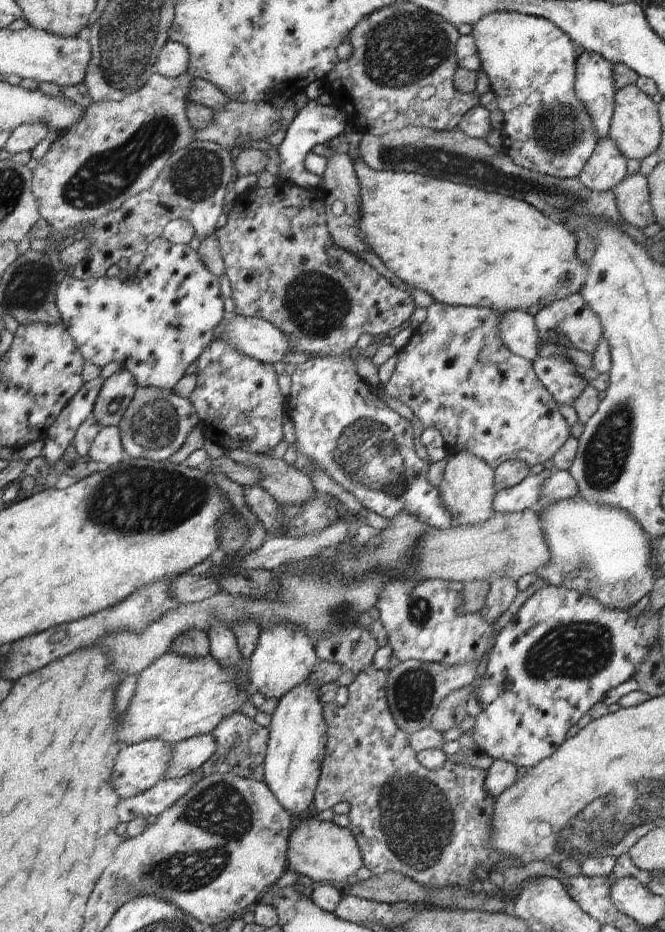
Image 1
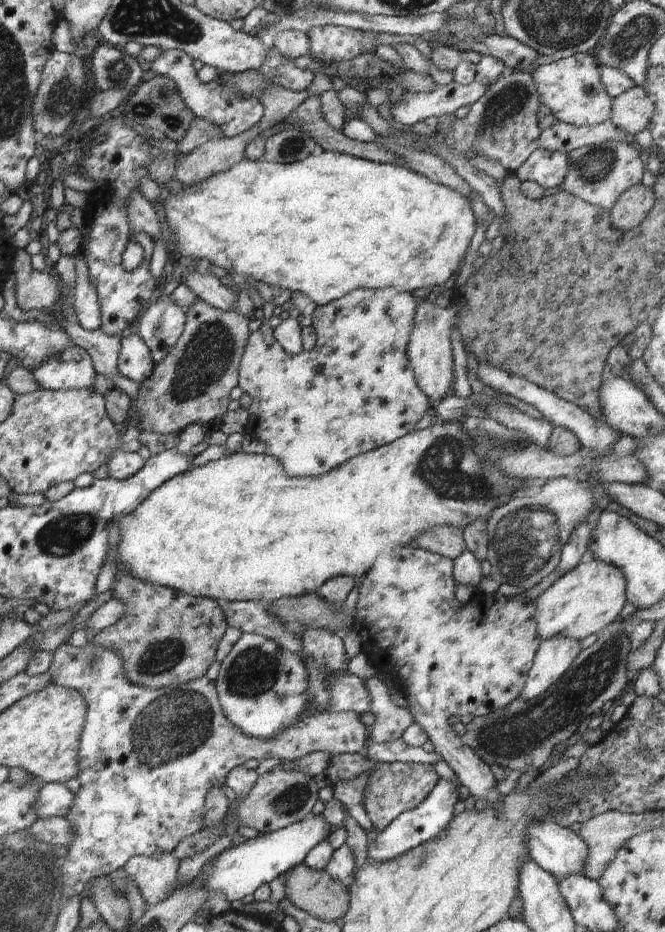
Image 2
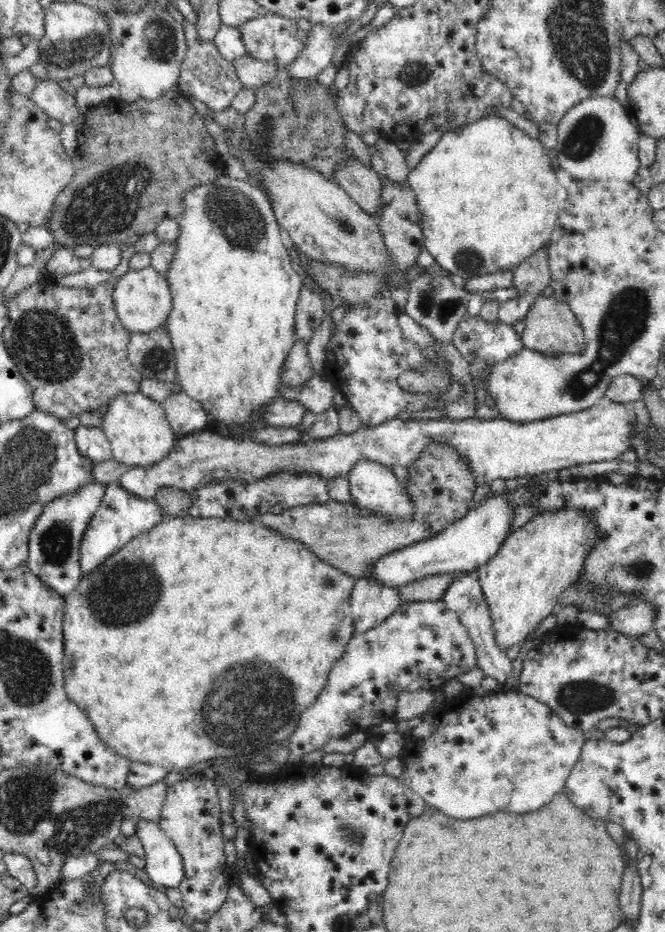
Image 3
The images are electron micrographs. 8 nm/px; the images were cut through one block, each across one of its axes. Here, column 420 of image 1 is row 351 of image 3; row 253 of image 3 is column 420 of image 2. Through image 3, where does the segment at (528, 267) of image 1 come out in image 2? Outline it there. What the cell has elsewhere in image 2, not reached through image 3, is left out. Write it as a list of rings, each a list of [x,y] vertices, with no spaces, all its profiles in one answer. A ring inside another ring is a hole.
[[[319,151],[317,154],[307,156],[304,160],[295,163],[273,163],[260,160],[242,159],[236,166],[232,166],[226,172],[218,172],[210,178],[206,178],[200,184],[183,186],[178,194],[165,192],[160,204],[160,214],[166,216],[167,228],[165,232],[170,236],[170,247],[177,247],[179,253],[173,253],[182,259],[194,258],[194,260],[208,260],[211,265],[218,266],[222,270],[234,270],[240,275],[250,276],[258,282],[264,282],[270,287],[288,288],[299,294],[304,292],[310,297],[316,306],[330,304],[334,300],[346,296],[353,290],[383,288],[396,288],[400,292],[413,293],[420,288],[436,287],[447,282],[462,266],[466,256],[466,250],[470,246],[470,240],[474,236],[477,220],[472,212],[469,199],[460,192],[451,190],[444,184],[438,184],[428,180],[409,168],[390,163],[372,162],[366,159],[354,158],[339,152]]]

